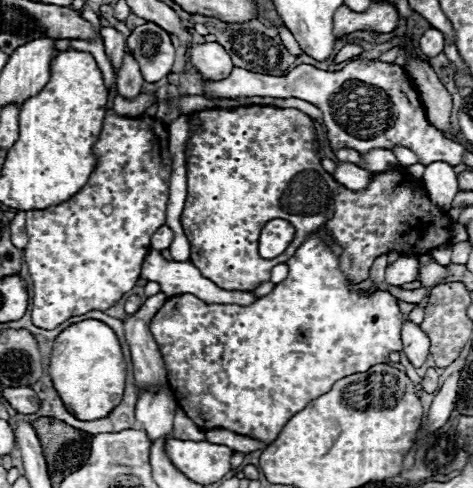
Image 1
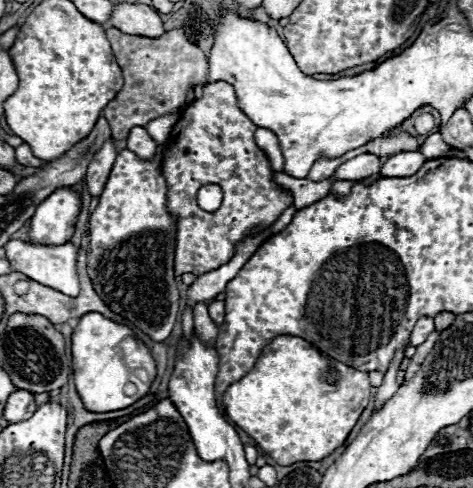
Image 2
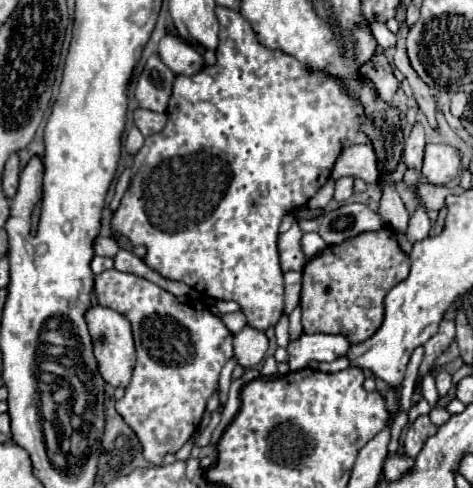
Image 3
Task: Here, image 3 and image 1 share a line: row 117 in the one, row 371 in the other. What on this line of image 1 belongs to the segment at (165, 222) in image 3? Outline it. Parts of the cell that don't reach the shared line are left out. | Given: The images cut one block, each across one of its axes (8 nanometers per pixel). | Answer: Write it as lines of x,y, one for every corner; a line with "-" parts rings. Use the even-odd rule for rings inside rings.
318,232
308,234
286,264
290,270
286,280
276,284
270,294
256,298
250,306
206,304
192,294
182,294
180,298
168,298
152,318
150,330
162,352
170,388
186,416
202,430
224,426
236,434
270,444
292,414
304,410
312,398
326,394
334,382
366,372
376,364
390,364
390,352
402,350
398,300
382,290
350,290
356,284
340,270
338,256
334,256

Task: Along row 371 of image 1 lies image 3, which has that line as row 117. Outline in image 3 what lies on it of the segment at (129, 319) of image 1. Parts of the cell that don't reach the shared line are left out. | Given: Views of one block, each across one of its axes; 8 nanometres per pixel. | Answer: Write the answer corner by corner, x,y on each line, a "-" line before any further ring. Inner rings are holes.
136,108
134,122
138,124
138,130
144,136
150,136
150,134
156,134
164,128
166,114
158,114
158,112
152,112
152,110
146,110
146,108

